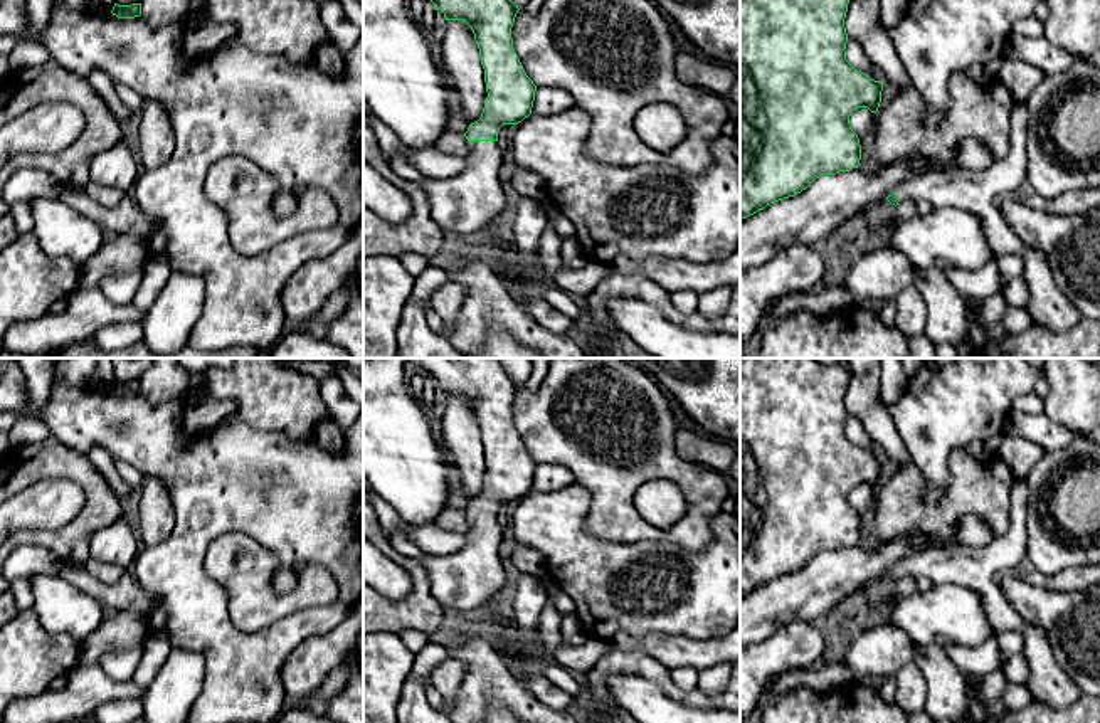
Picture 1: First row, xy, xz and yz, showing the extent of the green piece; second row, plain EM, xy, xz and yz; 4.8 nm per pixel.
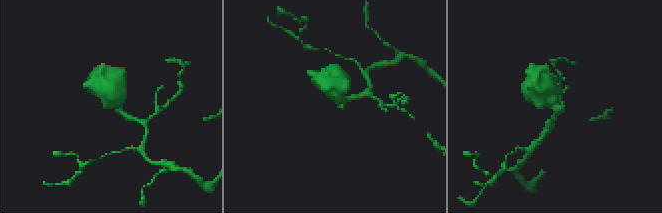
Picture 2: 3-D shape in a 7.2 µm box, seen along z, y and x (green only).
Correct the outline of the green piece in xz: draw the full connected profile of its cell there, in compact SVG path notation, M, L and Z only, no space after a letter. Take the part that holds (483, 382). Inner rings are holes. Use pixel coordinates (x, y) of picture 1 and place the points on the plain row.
M407 358L426 370L446 397L466 398L479 425L484 446L486 479L481 494L464 509L469 528L466 545L451 555L426 555L400 530L390 545L404 557L420 560L431 580L431 594L446 615L481 619L505 585L498 558L501 530L498 508L531 491L537 462L526 452L511 415L518 390L500 358Z

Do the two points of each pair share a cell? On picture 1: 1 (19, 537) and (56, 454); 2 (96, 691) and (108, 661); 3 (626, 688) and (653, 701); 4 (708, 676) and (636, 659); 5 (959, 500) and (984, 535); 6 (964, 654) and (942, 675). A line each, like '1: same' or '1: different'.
1: same
2: different
3: same
4: different
5: different
6: different

